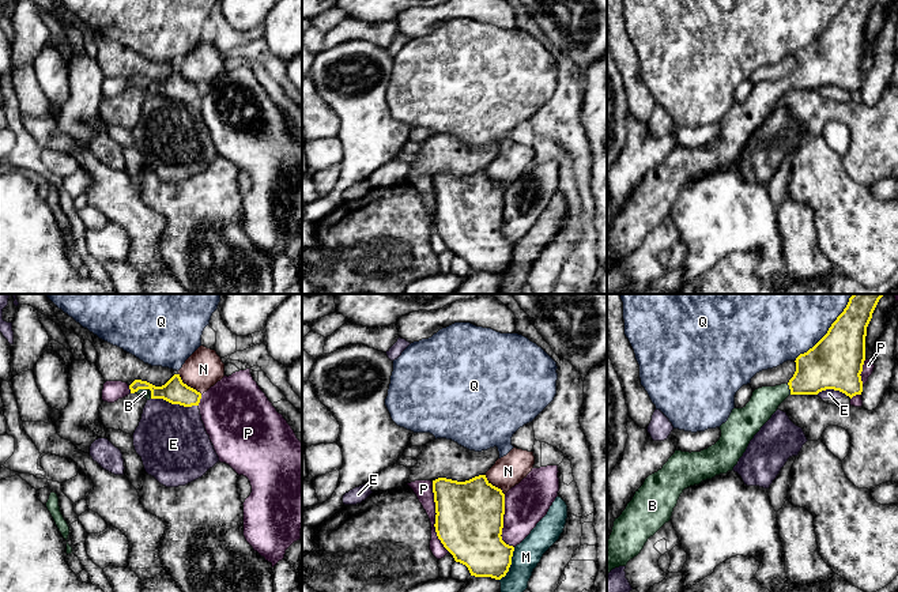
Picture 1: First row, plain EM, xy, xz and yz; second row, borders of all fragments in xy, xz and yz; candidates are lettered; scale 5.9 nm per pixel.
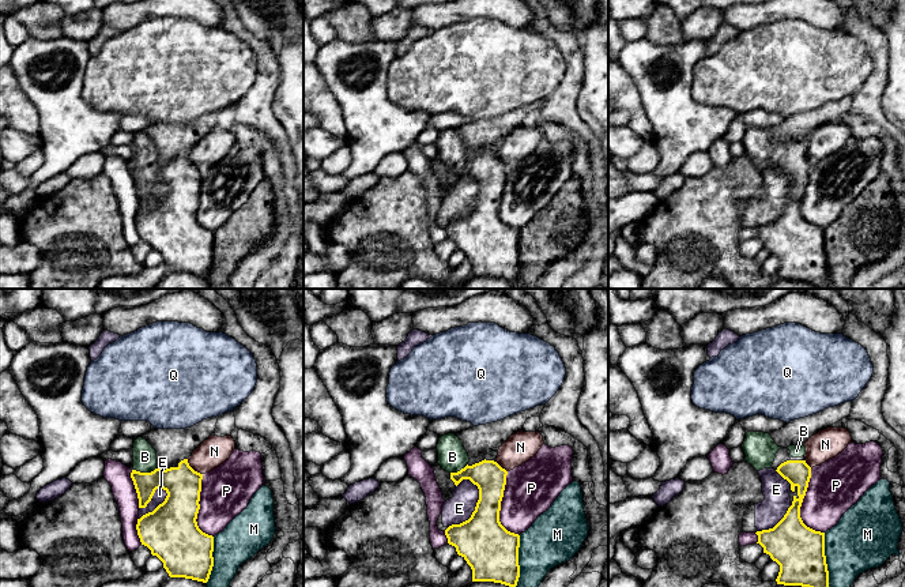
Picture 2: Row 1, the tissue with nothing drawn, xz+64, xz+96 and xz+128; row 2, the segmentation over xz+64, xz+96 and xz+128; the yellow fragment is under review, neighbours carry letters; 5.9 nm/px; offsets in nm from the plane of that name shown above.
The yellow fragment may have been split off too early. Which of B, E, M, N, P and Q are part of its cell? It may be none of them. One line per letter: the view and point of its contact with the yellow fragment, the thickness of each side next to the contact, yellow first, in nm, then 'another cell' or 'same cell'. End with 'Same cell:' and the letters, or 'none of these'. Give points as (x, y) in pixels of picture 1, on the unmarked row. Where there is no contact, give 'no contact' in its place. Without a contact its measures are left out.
B: contact yz (789, 83); calibres 280 and 170 nm; same cell
E: contact xy (174, 98); calibres 150 and 420 nm; another cell
M: contact xz (510, 259); calibres 320 and 160 nm; another cell
N: contact xy (187, 80); calibres 150 and 220 nm; another cell
P: contact xz (436, 212); calibres 400 and 110 nm; another cell
Q: contact yz (825, 30); calibres 320 and 320 nm; another cell
Same cell: B

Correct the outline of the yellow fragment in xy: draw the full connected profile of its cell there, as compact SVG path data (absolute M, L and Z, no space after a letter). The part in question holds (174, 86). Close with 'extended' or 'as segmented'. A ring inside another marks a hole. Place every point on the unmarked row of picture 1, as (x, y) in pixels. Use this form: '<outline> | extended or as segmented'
M174 69L165 80L155 82L147 76L135 75L129 80L131 88L150 94L163 94L171 99L184 102L199 101L201 88L182 78L180 69Z | extended

